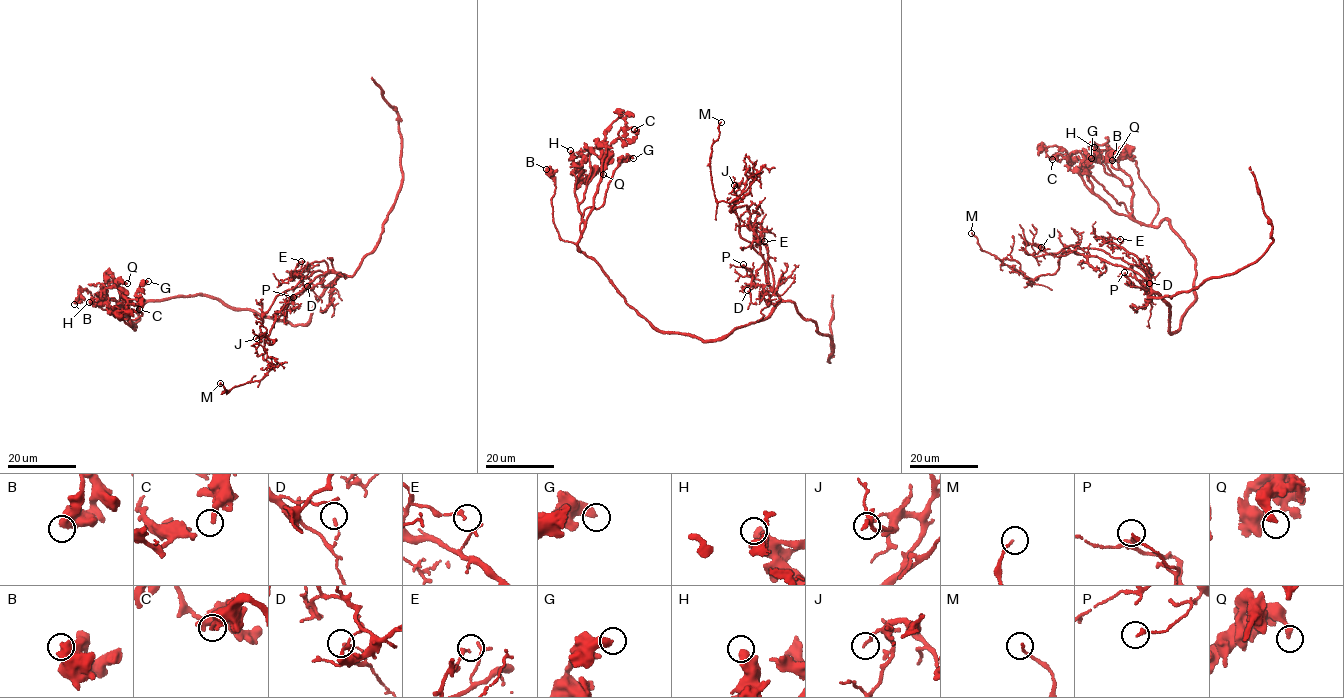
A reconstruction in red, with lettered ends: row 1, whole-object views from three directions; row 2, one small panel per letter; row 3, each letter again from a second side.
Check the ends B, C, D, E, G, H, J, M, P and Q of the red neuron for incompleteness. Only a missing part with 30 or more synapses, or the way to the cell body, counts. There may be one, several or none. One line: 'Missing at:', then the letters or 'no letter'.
Missing at: no letter

